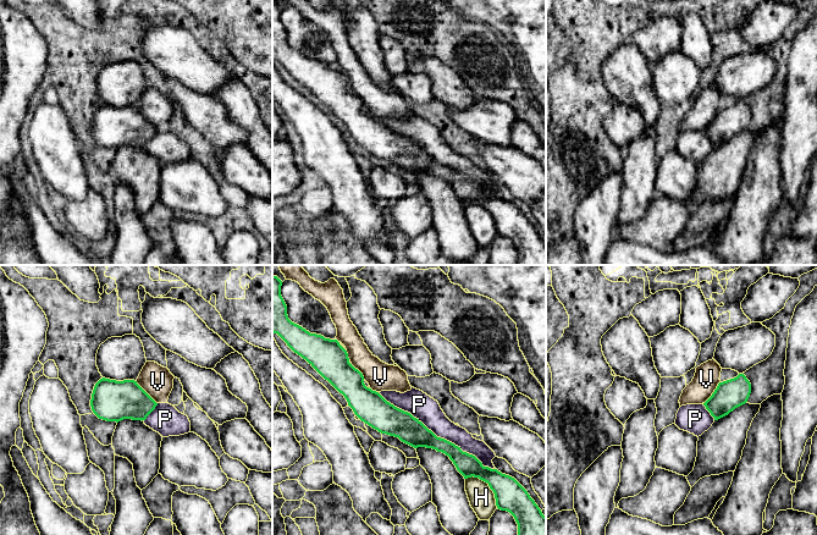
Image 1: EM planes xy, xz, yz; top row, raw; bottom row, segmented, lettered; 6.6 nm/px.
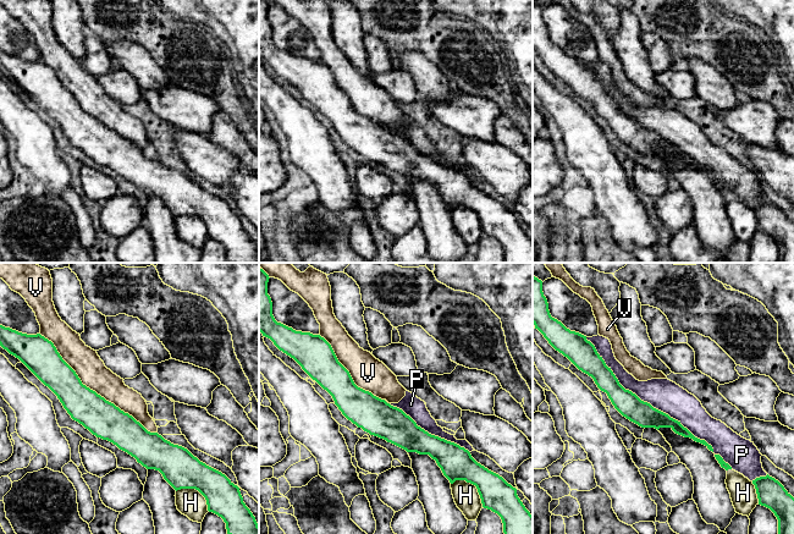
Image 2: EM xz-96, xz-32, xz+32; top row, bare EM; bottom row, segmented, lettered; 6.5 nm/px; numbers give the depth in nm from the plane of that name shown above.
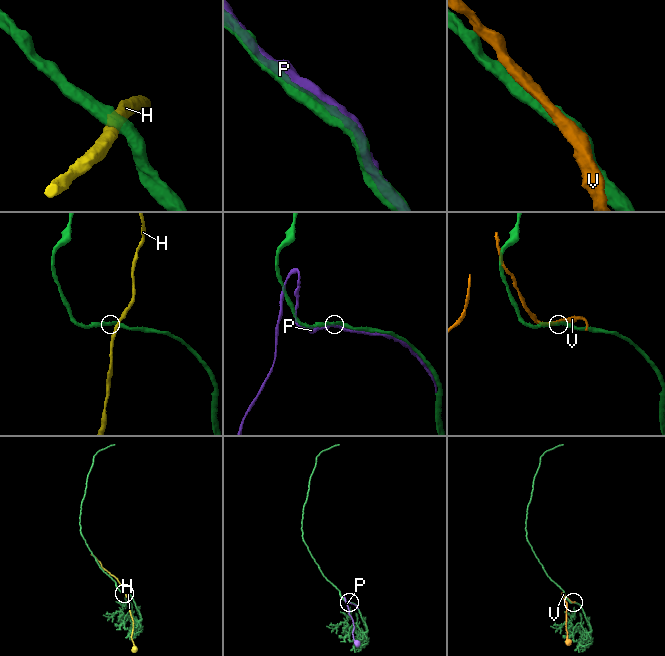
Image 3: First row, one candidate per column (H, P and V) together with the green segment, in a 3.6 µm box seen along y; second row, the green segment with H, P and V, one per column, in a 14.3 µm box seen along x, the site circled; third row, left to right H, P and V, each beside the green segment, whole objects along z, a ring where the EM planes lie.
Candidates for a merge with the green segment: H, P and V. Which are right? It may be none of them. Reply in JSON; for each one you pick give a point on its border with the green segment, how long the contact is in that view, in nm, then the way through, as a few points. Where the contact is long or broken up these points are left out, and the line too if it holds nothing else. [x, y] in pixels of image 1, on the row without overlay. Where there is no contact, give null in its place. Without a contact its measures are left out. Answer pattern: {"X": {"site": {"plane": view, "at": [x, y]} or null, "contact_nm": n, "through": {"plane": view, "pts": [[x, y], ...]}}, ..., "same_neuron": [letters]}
{"P": {"site": {"plane": "xz", "at": [435, 161]}, "contact_nm": 950}, "same_neuron": ["P"]}

